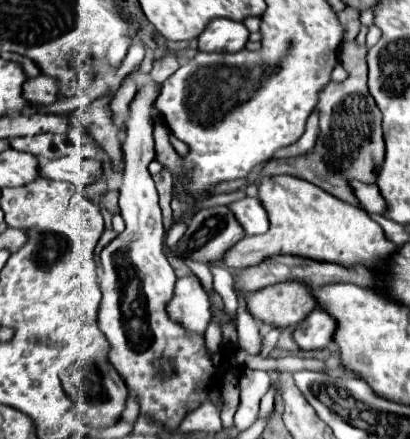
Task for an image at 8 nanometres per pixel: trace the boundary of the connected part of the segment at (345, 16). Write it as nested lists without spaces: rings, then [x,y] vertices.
[[[347,6],[343,12],[339,12],[339,22],[341,22],[341,26],[345,28],[345,38],[343,38],[343,42],[345,42],[345,40],[355,40],[357,32],[359,32],[359,28],[361,28],[359,12],[357,12],[355,8],[349,8],[349,6]]]

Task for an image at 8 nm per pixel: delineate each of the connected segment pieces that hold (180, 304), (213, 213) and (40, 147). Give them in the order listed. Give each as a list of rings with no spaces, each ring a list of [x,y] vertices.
[[[185,276],[175,282],[173,298],[167,304],[167,314],[185,330],[205,334],[207,324],[211,322],[209,296],[201,288],[197,276]]]
[[[215,206],[215,208],[207,208],[207,210],[197,212],[193,216],[193,220],[189,222],[189,228],[181,236],[181,240],[175,246],[167,246],[167,250],[171,254],[175,254],[177,258],[187,258],[187,260],[211,264],[211,262],[221,262],[223,254],[231,246],[235,246],[243,236],[245,236],[245,232],[239,226],[239,222],[235,220],[235,216],[231,214],[231,210],[227,206]]]
[[[49,134],[31,136],[31,138],[15,138],[15,140],[11,140],[11,146],[13,146],[15,150],[35,154],[35,156],[39,156],[41,160],[49,160],[53,154],[57,154],[57,152],[53,150],[53,146],[49,144]]]

